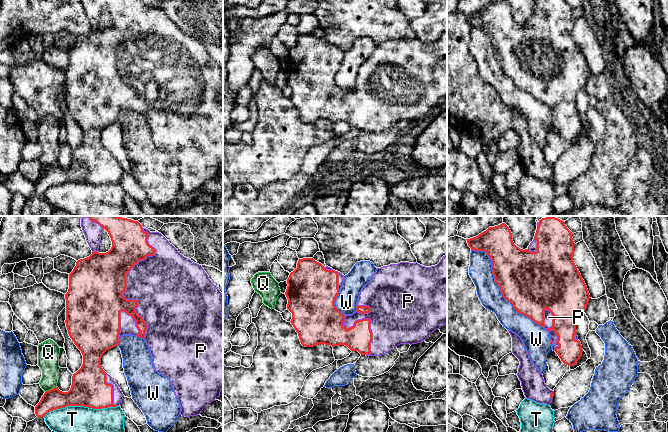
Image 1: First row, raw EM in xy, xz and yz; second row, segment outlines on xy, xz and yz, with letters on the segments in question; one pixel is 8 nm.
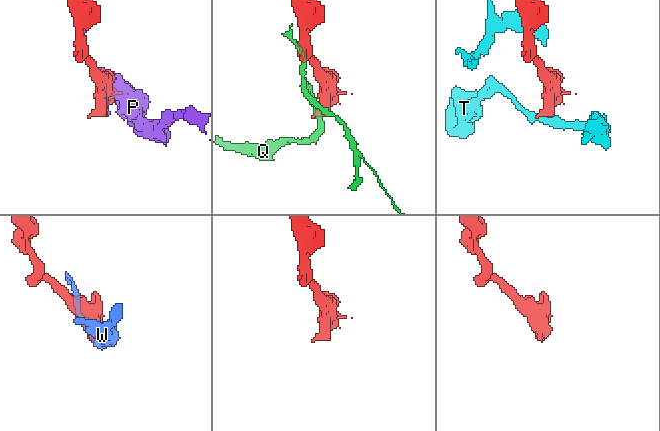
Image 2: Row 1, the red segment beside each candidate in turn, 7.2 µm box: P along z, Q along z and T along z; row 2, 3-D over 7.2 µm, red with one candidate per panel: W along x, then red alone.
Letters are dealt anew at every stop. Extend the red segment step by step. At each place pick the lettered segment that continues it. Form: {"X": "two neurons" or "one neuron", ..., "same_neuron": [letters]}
{"P": "one neuron", "Q": "two neurons", "T": "two neurons", "W": "two neurons", "same_neuron": ["P"]}

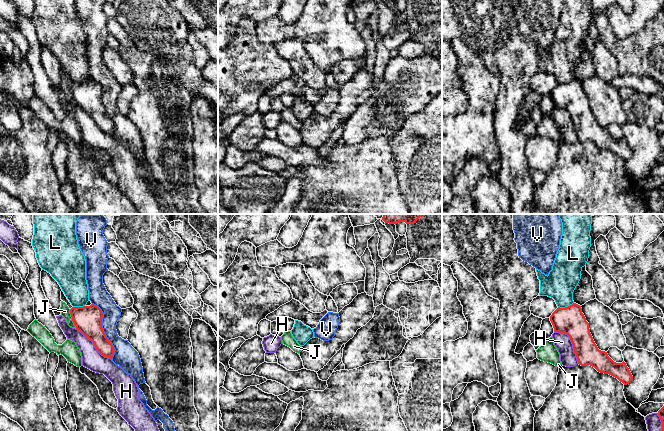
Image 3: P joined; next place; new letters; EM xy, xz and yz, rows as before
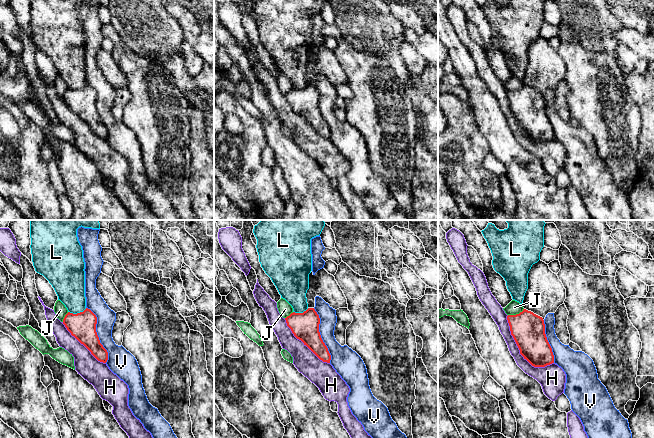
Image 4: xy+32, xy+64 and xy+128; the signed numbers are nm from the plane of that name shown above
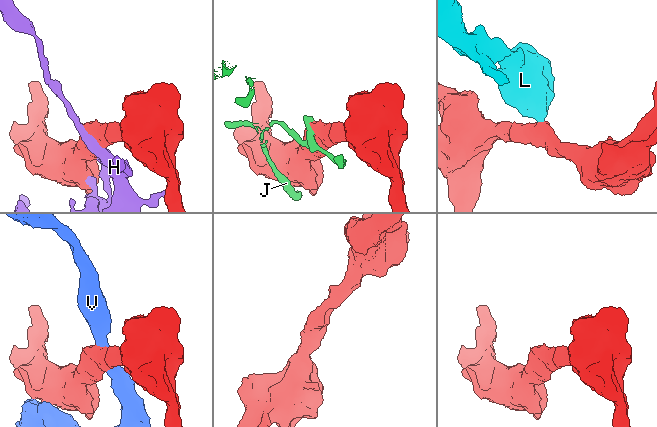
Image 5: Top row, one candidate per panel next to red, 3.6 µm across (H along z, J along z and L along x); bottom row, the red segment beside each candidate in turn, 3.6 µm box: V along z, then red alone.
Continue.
{"H": "two neurons", "J": "two neurons", "L": "two neurons", "V": "two neurons", "same_neuron": []}

